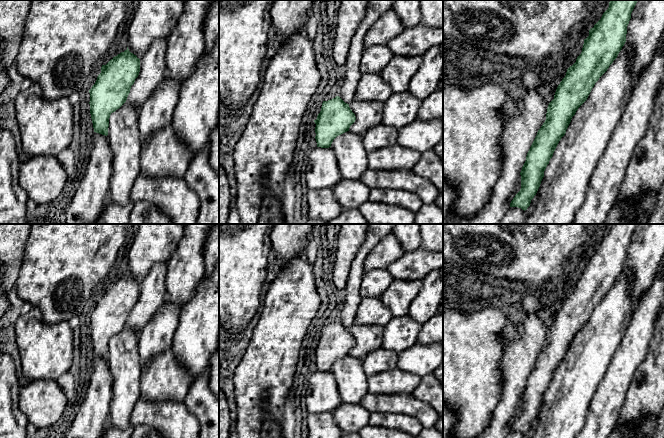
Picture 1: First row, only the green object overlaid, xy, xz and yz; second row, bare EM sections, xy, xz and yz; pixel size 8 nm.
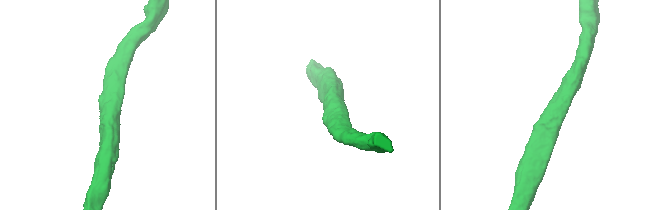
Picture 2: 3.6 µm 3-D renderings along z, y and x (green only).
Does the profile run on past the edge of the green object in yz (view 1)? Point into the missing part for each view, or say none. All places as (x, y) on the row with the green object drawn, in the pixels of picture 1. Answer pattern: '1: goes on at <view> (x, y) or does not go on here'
1: does not go on here

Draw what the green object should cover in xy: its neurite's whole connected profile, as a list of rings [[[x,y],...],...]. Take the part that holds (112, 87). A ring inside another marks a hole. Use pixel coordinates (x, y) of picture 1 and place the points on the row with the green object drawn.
[[[128,47],[102,65],[101,73],[89,90],[94,132],[108,135],[110,115],[126,102],[139,72],[140,59]]]

